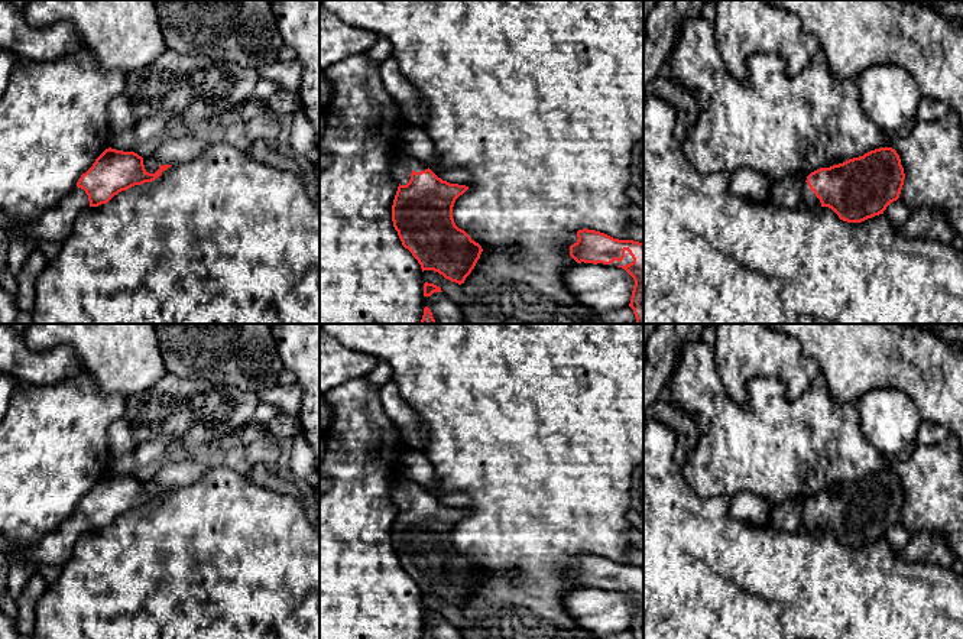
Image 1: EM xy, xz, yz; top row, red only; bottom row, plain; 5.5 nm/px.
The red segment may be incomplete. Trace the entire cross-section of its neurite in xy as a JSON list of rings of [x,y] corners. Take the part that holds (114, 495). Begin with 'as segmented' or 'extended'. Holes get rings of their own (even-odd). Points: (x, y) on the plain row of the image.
extended | [[[106,473],[81,499],[77,510],[58,531],[45,535],[33,546],[14,546],[0,536],[0,552],[7,558],[25,555],[35,565],[64,567],[77,542],[90,531],[107,528],[114,519],[134,509],[152,506],[172,489],[160,489],[155,497],[145,493],[143,481],[134,476]]]

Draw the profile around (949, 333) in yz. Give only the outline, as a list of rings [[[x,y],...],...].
[[[904,324],[925,331],[947,344],[963,344],[963,324]]]

